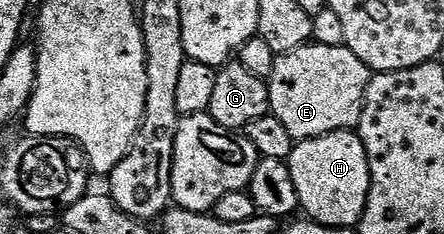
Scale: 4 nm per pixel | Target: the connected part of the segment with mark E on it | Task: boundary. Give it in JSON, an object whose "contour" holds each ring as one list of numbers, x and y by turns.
{"contour":[[308,43,288,53,280,53,276,56,267,86,271,100,270,114,281,121,296,142,308,141,311,137,320,137,338,129,354,130,361,119,365,91,372,76,371,69,365,67,365,63,361,63,361,59,357,59,357,55,353,55,353,51,349,51,344,44,325,47]]}

